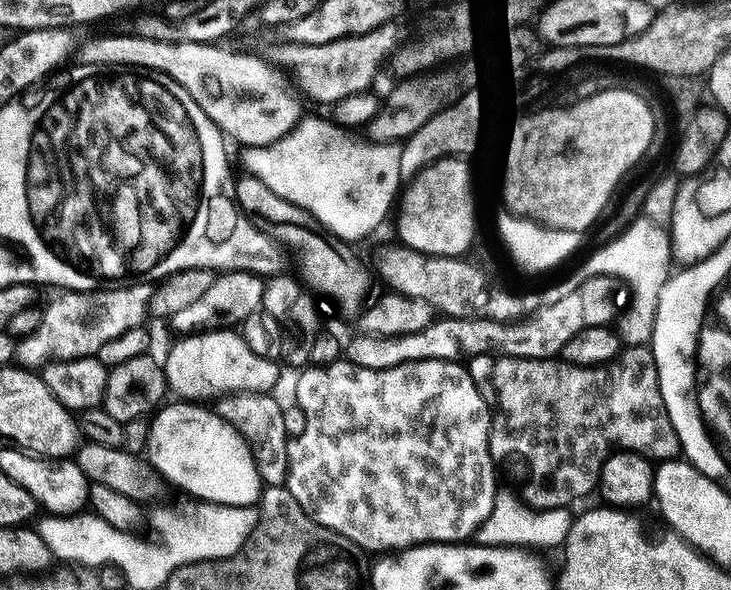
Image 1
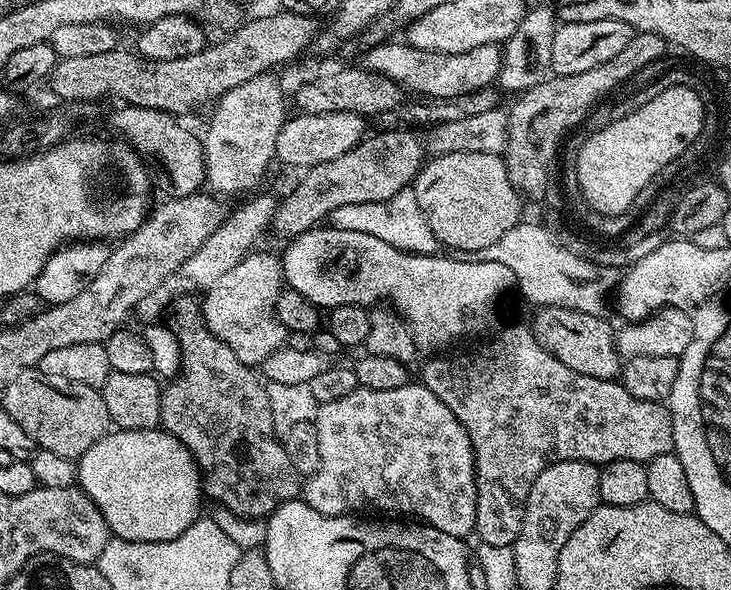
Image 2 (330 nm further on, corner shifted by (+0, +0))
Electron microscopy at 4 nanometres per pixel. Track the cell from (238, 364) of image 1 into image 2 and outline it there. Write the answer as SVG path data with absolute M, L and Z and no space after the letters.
M253 251L242 262L238 262L234 270L226 270L226 274L222 274L222 278L218 278L218 282L214 282L214 286L203 293L204 325L234 352L238 362L249 366L263 365L264 360L285 343L286 329L276 315L276 301L279 300L281 291L281 261L277 257L275 260L268 252Z

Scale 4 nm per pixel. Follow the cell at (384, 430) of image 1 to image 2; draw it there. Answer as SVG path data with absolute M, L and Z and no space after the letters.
M409 382L398 386L398 390L370 390L357 386L346 398L338 402L321 404L316 410L316 456L320 465L312 477L305 479L302 484L302 499L312 509L323 516L347 516L355 513L355 508L373 508L376 512L401 512L404 516L417 516L417 521L423 522L429 528L437 528L451 536L461 538L471 537L476 530L476 459L472 453L472 443L458 418L424 383Z

